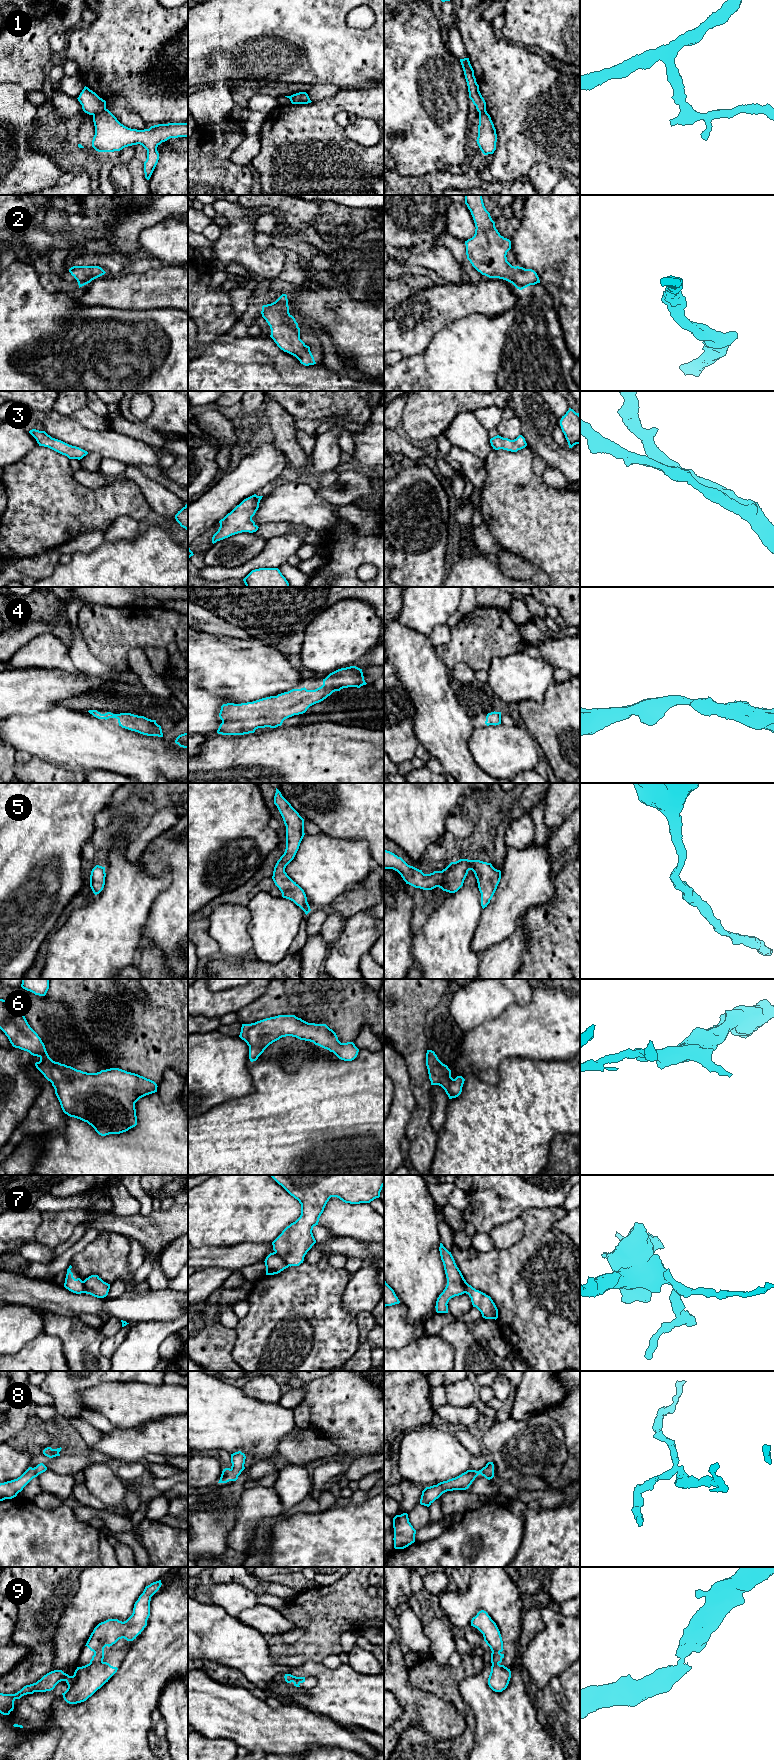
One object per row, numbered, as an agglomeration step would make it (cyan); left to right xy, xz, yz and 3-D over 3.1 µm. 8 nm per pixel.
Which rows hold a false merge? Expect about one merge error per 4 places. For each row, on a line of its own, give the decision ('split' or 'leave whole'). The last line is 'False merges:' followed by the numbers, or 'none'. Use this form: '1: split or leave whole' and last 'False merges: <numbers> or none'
1: split
2: leave whole
3: leave whole
4: leave whole
5: leave whole
6: leave whole
7: split
8: leave whole
9: leave whole
False merges: 1, 7

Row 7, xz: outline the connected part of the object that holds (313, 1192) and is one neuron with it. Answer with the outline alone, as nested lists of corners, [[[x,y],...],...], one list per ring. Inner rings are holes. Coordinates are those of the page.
[[[270,1175],[291,1196],[301,1204],[300,1217],[272,1242],[273,1250],[283,1258],[288,1266],[299,1266],[307,1252],[316,1243],[313,1227],[318,1225],[319,1218],[331,1197],[337,1197],[345,1203],[370,1203],[380,1197],[384,1186],[384,1175]]]

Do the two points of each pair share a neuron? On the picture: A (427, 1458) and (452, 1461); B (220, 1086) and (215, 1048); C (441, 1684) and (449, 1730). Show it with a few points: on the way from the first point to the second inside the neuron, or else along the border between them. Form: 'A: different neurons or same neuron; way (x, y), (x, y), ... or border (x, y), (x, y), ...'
A: same neuron; way (433, 1458), (446, 1458)
B: same neuron; way (217, 1077), (215, 1057)
C: different neurons; border (422, 1691), (432, 1693), (449, 1702), (462, 1715)

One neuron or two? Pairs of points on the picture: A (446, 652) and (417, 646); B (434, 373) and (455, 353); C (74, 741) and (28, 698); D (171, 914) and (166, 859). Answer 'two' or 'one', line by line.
A: two
B: one
C: two
D: one

